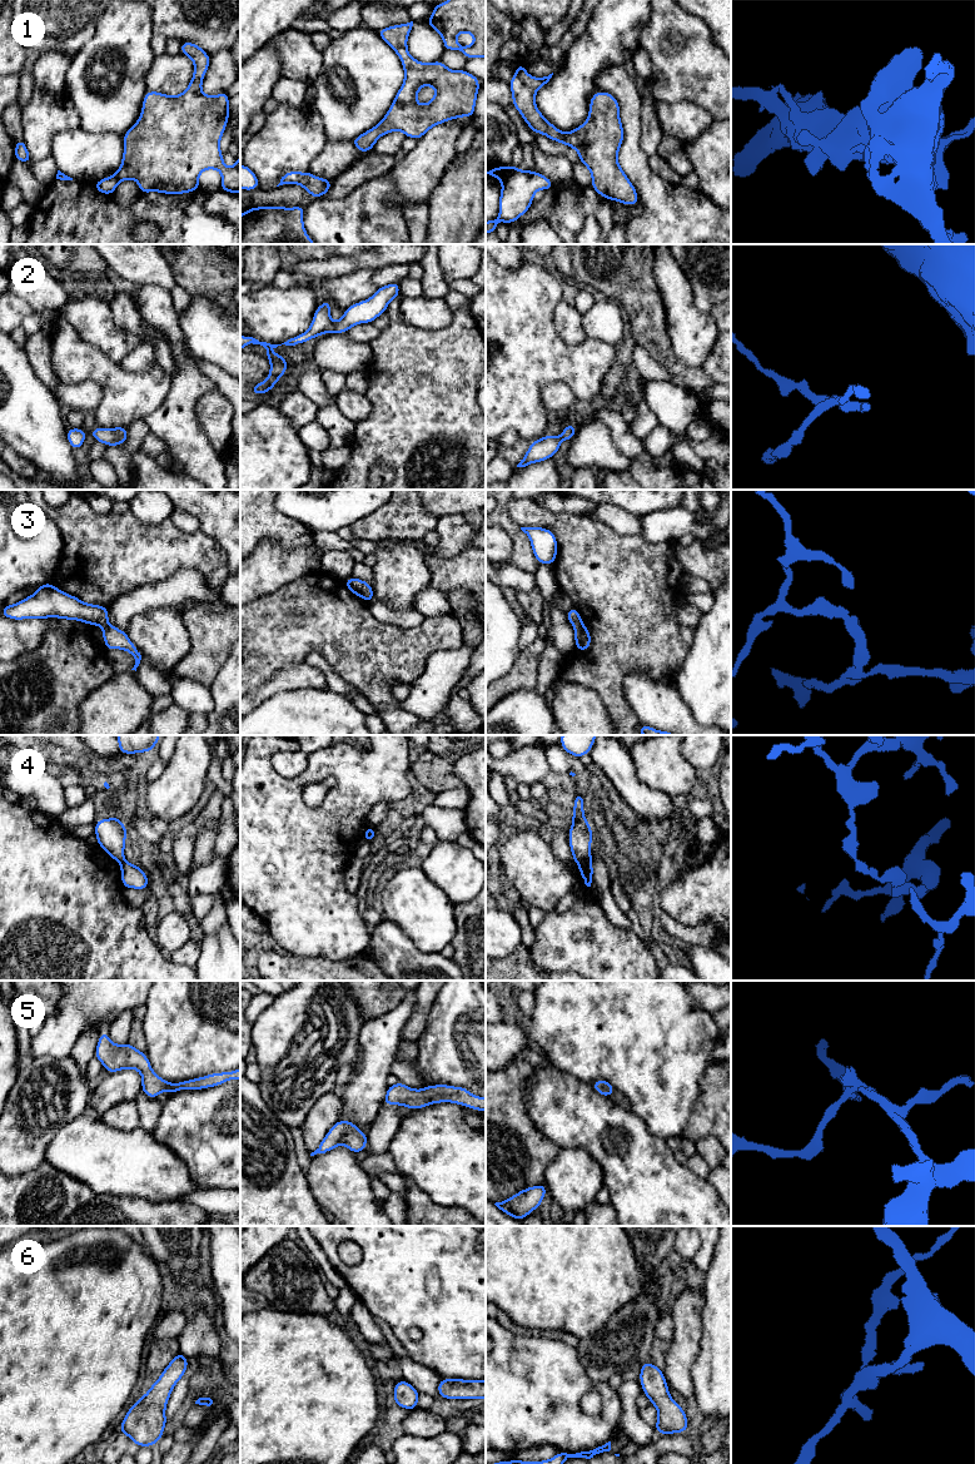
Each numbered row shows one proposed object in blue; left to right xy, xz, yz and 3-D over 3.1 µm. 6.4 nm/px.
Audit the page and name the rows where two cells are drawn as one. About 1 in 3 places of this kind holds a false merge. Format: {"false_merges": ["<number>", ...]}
{"false_merges": ["4"]}

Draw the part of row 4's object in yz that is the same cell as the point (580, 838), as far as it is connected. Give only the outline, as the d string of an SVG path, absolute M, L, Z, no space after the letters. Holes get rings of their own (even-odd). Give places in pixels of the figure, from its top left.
M574 794L574 808L572 810L573 822L569 828L569 848L576 863L591 862L592 828L583 813L584 796Z

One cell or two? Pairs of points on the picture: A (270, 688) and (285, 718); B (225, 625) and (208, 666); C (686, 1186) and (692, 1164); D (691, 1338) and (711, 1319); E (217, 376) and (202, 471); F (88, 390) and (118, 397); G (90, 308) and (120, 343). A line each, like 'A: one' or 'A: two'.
A: two
B: one
C: two
D: two
E: two
F: two
G: one

